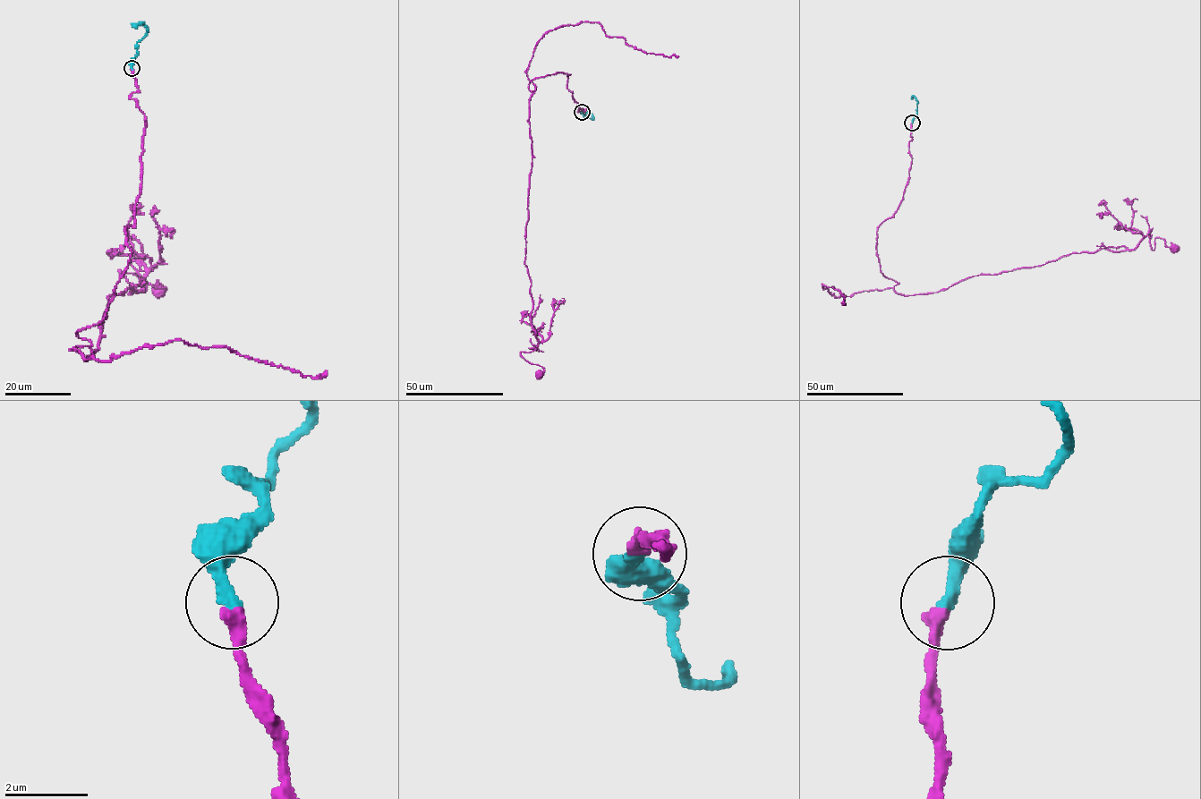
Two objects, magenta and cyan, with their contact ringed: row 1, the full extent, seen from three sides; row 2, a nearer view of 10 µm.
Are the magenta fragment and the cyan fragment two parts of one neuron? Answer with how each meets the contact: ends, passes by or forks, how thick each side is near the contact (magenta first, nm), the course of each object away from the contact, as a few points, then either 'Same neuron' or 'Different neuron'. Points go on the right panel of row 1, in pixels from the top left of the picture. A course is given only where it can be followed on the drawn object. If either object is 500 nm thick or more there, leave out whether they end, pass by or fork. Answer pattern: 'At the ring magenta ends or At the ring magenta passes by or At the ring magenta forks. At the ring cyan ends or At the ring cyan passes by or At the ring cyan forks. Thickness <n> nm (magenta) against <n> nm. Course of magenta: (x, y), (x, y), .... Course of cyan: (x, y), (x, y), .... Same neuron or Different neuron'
At the ring magenta ends. At the ring cyan ends. Thickness 360 nm (magenta) against 340 nm. Course of magenta: (912, 123), (908, 182), (877, 232), (898, 293), (1132, 250), (1151, 231), (1153, 250), (1157, 237), (1175, 249). Course of cyan: (912, 123), (917, 114), (917, 101), (912, 97), (915, 96). Same neuron

